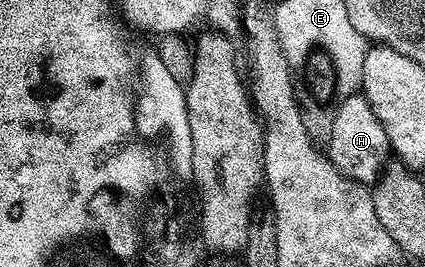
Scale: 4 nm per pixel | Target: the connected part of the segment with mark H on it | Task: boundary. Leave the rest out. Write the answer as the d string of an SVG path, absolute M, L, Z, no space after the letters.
M362 92L352 97L344 97L334 106L333 135L325 143L327 158L349 179L361 182L368 187L374 186L386 164L389 155L389 146L385 127L381 127L381 119L373 115L373 107L369 107L367 98Z

